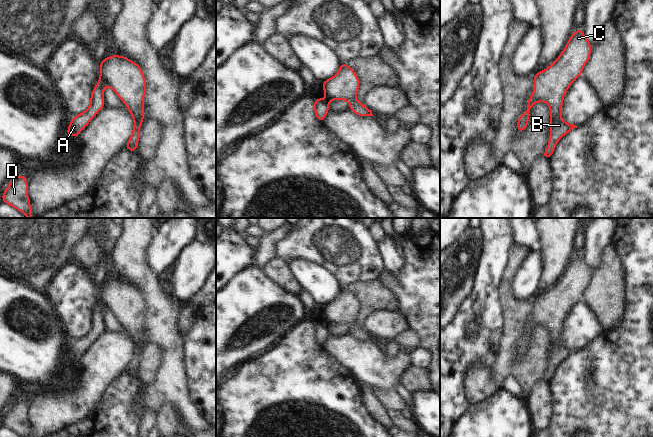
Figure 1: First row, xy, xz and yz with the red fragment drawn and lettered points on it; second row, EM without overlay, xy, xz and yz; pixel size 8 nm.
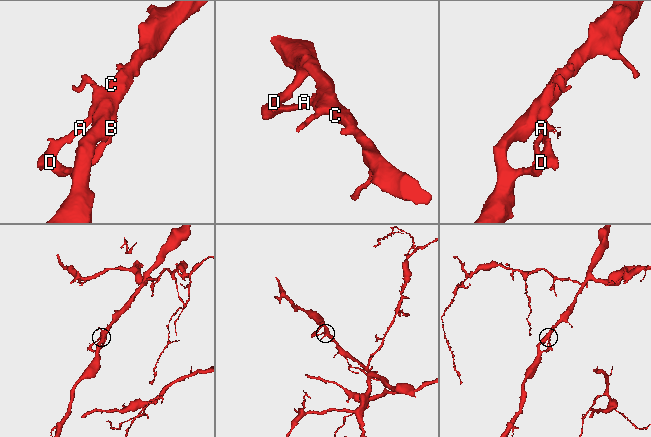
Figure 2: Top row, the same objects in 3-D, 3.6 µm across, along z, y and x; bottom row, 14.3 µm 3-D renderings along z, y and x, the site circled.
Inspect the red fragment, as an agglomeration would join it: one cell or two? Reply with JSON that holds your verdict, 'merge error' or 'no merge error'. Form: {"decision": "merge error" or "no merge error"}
{"decision": "no merge error"}

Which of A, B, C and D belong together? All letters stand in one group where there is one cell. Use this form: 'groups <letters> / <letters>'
groups A B C D

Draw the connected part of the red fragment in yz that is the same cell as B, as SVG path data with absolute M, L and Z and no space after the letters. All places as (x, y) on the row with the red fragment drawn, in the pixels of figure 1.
M576 29L558 58L533 77L534 91L527 101L526 111L517 119L517 131L521 133L527 129L533 105L546 102L550 108L550 138L543 156L550 157L559 140L578 127L561 119L562 104L571 84L582 75L591 51L592 45L582 29Z

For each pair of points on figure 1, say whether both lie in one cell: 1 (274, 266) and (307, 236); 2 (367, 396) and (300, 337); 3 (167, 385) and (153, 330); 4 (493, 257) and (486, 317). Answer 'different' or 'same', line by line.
1: different
2: different
3: same
4: same

